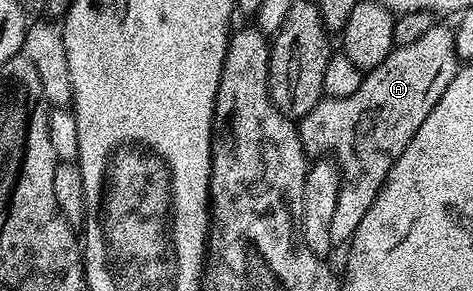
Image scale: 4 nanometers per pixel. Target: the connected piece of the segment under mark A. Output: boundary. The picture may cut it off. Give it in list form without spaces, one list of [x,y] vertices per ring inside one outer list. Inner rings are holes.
[[[433,23],[426,35],[420,36],[414,43],[395,46],[392,53],[378,63],[378,67],[367,70],[362,87],[358,87],[354,95],[324,97],[306,116],[299,118],[300,142],[305,154],[312,159],[331,158],[340,166],[338,207],[334,207],[334,219],[330,223],[333,246],[344,247],[351,242],[354,231],[358,231],[358,223],[362,223],[366,211],[370,211],[378,191],[384,186],[390,167],[394,167],[398,155],[406,151],[418,127],[426,123],[426,115],[434,111],[438,99],[442,99],[442,91],[450,87],[450,79],[454,79],[457,68],[455,32],[440,23]]]

